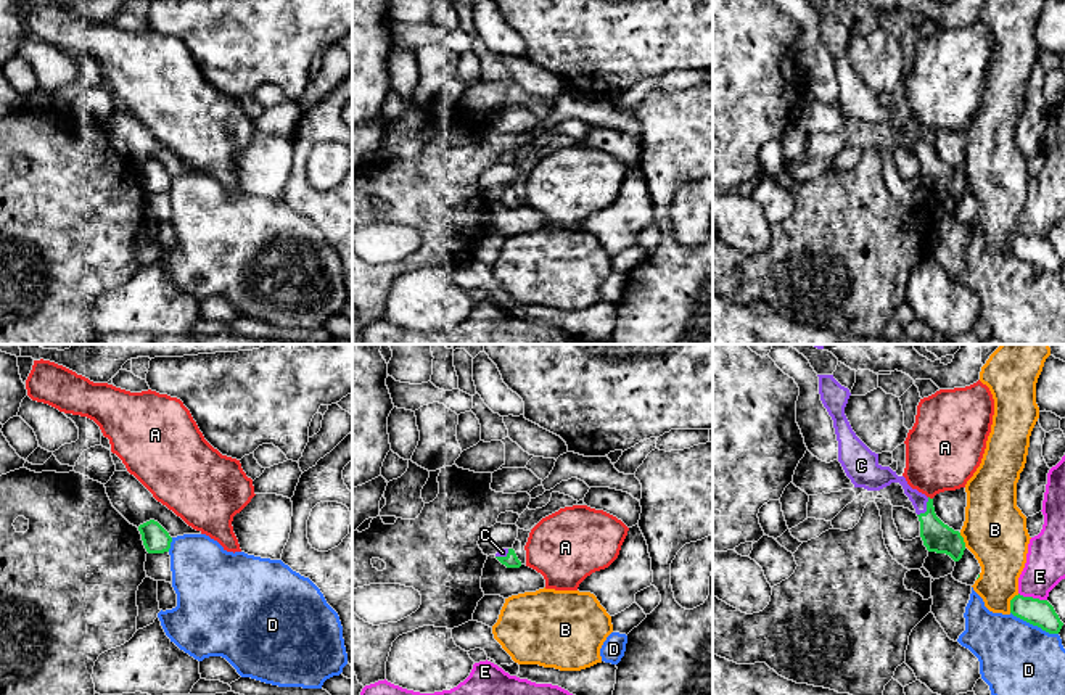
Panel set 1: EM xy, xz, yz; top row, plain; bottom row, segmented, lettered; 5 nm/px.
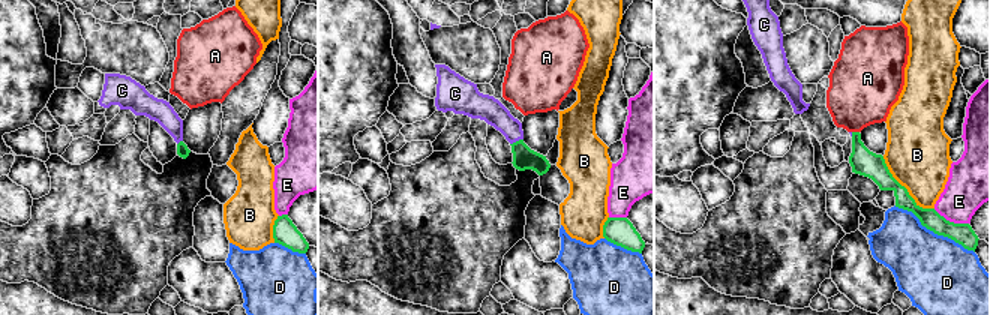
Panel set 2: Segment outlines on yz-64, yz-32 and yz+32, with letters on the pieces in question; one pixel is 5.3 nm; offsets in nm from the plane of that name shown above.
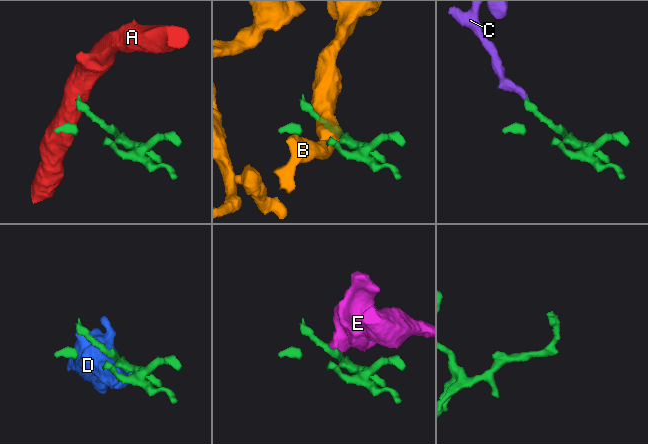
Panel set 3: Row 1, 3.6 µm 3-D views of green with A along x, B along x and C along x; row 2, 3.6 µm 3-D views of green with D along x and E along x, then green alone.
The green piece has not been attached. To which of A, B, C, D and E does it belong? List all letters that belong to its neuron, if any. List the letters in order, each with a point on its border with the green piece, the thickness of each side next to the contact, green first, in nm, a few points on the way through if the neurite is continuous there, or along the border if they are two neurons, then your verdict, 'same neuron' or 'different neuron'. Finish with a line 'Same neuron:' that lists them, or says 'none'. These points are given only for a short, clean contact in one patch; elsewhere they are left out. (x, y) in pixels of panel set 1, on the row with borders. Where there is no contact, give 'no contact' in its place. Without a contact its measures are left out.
A: yz (929, 497) | 150/380 nm | along yz (929, 496), (932, 499) | different neuron
B: yz (1011, 602) | 140/240 nm | different neuron
C: yz (927, 509) | 150/80 nm | across yz (937, 536), (929, 522), (927, 509), (919, 501) | same neuron
D: yz (1035, 625) | 140/360 nm | different neuron
E: yz (1032, 597) | 140/200 nm | along yz (1019, 592), (1046, 600) | different neuron
Same neuron: C

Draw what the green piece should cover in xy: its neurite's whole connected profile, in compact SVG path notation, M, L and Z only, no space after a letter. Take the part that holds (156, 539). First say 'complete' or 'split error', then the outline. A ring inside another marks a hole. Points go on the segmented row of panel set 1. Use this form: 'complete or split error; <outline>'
complete; M150 520L138 526L143 545L148 553L169 552L172 537L169 533L154 520Z

